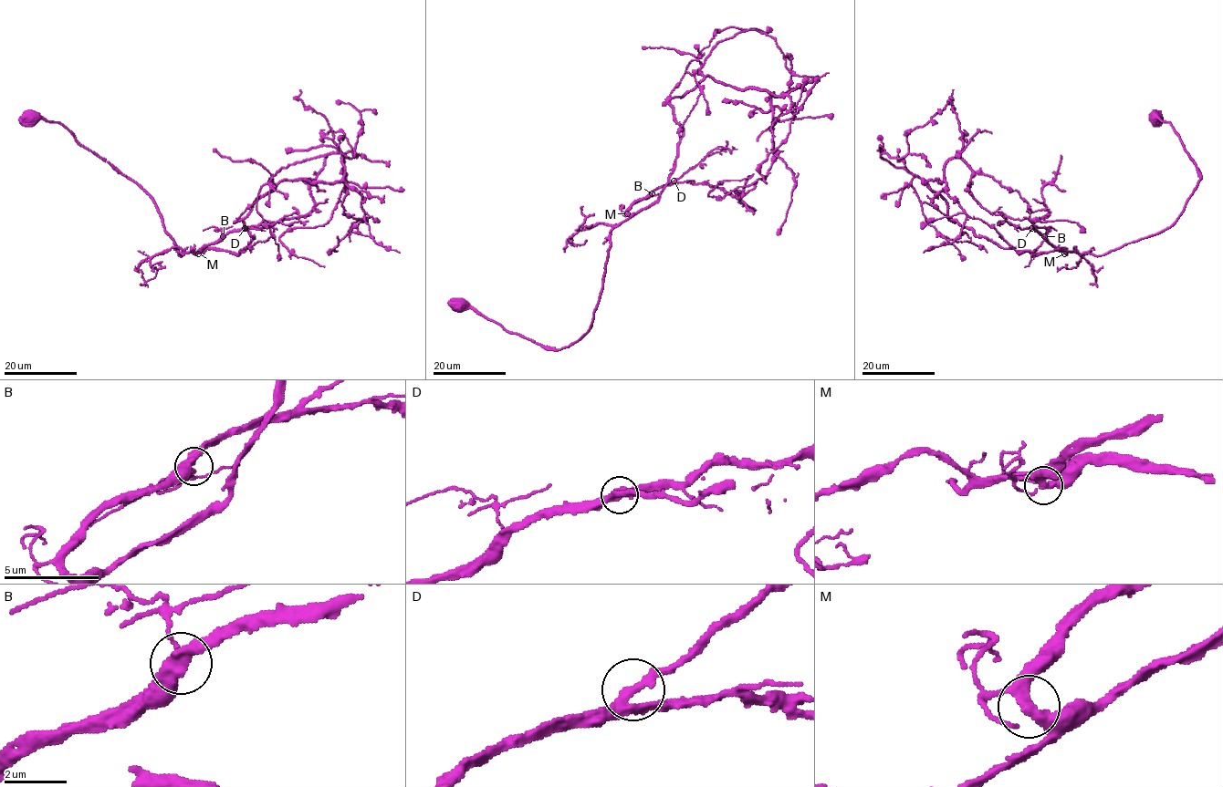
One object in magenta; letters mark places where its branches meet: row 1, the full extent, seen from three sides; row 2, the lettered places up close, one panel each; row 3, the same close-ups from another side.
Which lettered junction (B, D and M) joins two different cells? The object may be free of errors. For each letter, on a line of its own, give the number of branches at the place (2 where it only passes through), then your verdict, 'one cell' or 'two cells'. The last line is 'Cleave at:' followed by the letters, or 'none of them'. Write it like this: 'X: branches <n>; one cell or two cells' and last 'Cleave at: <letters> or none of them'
B: branches 3; one cell
D: branches 3; one cell
M: branches 3; one cell
Cleave at: none of them

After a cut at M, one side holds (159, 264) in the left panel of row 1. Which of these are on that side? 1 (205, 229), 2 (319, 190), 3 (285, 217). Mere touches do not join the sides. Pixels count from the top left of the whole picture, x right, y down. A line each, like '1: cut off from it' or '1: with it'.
1: cut off from it
2: cut off from it
3: cut off from it

